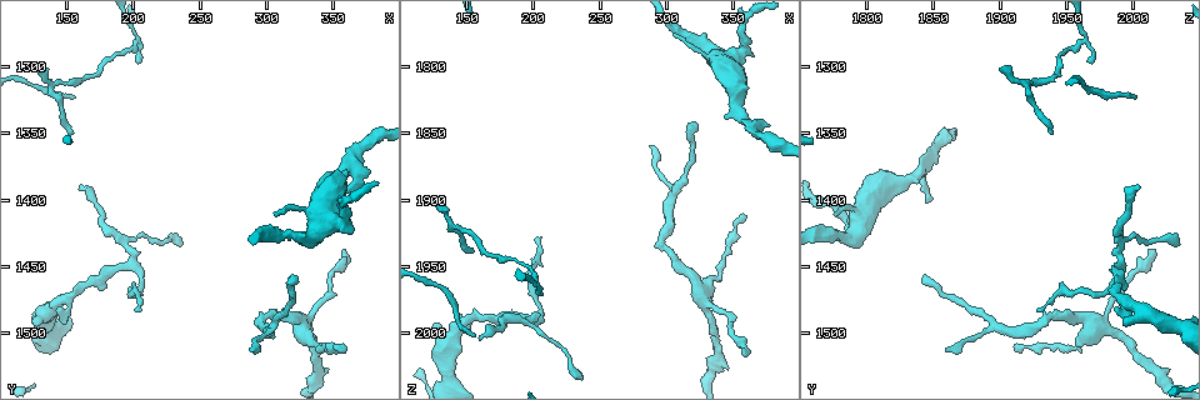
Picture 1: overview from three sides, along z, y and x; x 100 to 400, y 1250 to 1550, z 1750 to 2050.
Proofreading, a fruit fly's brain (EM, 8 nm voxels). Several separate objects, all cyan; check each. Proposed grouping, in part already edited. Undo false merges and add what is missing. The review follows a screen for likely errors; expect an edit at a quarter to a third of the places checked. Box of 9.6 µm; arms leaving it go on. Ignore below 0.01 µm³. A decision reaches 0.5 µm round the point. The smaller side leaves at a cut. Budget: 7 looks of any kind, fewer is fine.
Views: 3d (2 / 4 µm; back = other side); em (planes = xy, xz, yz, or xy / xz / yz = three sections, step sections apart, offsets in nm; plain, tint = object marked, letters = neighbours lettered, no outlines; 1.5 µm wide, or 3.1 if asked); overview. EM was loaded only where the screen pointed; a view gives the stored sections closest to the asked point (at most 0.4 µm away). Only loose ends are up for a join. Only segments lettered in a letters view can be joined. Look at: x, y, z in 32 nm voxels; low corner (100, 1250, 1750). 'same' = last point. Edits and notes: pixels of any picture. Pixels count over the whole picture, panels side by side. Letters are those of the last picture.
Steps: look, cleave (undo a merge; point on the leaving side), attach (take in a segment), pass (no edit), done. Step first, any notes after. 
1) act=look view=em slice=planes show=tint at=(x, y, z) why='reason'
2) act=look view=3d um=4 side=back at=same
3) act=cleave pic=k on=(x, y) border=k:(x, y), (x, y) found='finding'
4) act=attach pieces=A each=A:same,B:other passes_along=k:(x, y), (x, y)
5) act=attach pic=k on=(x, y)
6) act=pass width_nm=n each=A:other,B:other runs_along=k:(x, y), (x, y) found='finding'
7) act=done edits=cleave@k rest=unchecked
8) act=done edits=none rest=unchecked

act=look view=em slice=xy step=8 show=letters at=(138, 1314, 1918) why='a fork'

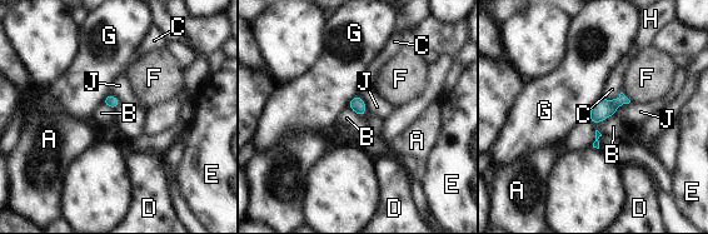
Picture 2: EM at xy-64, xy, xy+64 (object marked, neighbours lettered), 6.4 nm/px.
act=pass each=A:other,B:other,C:other,D:other,E:other,F:other,G:other,H:other,J:other found='all the same cell'

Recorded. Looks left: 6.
act=look view=3d um=4 at=(322, 1456, 1844) why='an open end'

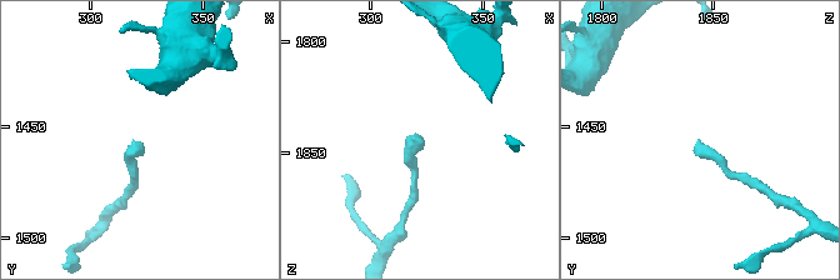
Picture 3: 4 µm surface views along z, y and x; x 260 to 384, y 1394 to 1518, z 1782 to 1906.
act=look view=em slice=yz step=8 show=plain at=(321, 1456, 1843)

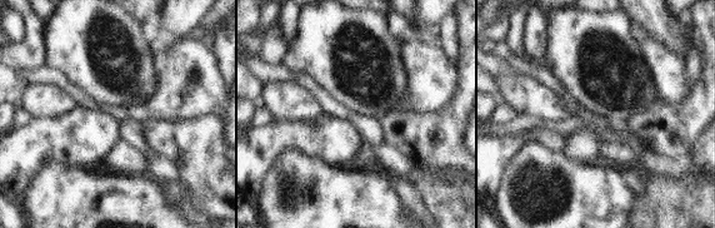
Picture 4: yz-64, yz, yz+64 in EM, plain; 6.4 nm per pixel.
act=look view=em slice=yz step=8 show=letters at=same why='what lies round it'

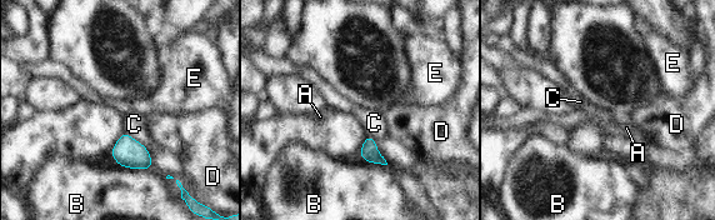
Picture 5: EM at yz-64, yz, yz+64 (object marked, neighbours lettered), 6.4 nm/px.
act=pass each=A:other,B:other,C:other,D:other,E:other border=5:(124, 131), (146, 148) found='none of them fits'

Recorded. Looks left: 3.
act=look view=3d um=2 at=(360, 1516, 1914) why='an open end'

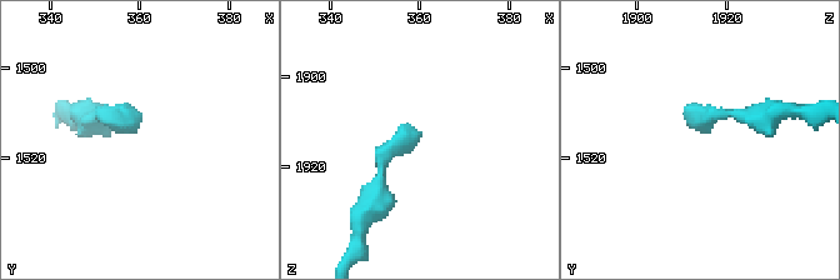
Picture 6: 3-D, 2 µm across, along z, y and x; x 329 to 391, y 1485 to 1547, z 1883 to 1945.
act=look view=em slice=planes show=letters at=(361, 1514, 1913)

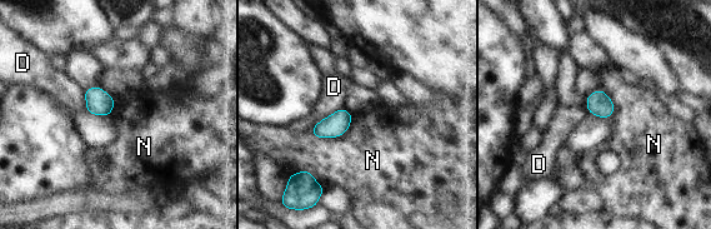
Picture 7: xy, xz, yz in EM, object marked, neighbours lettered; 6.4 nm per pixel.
act=pass each=D:other,N:other border=7:(354, 114), (339, 137), (309, 133) found='none of them fits'

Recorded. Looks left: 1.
act=done edits=none rest=unchecked

